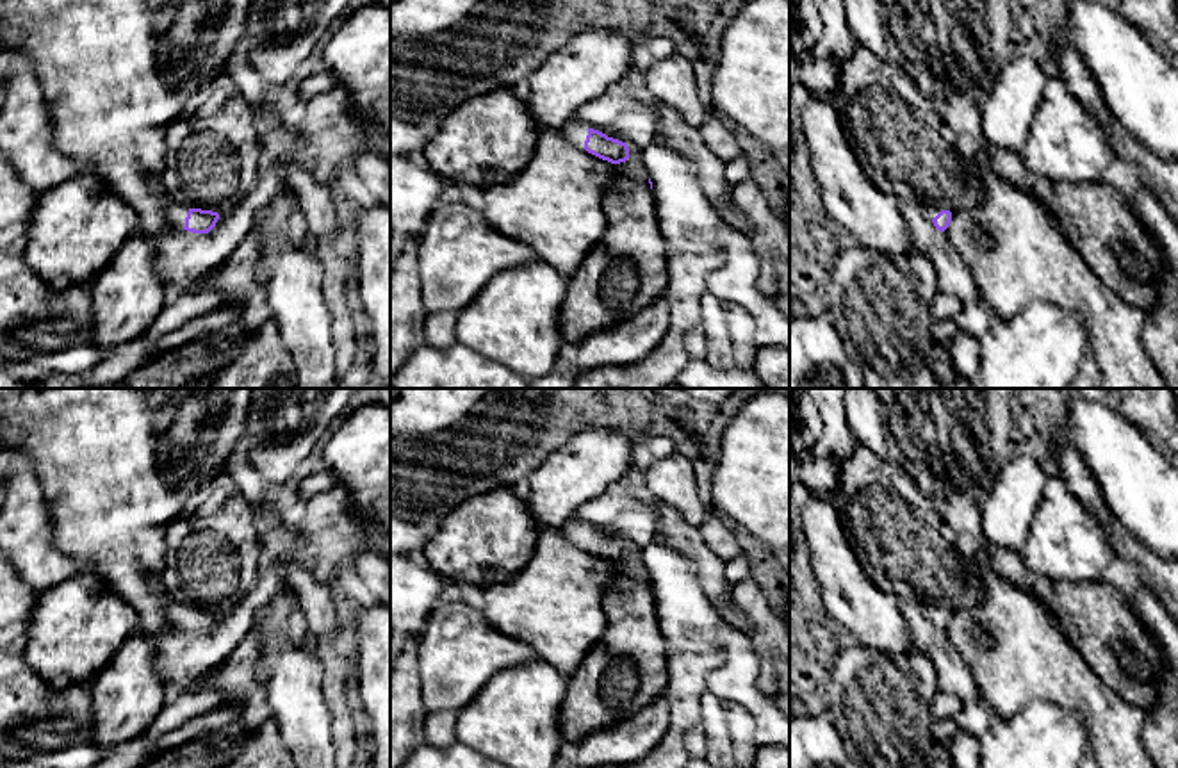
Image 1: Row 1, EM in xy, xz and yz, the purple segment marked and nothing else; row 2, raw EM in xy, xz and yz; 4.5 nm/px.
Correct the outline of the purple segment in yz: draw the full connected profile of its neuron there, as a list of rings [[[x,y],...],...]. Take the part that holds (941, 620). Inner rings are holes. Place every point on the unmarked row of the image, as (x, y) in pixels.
[[[921,604],[921,611],[934,622],[939,631],[945,631],[952,620],[952,611],[934,606],[934,604]]]

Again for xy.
[[[162,584],[157,590],[157,597],[168,609],[168,617],[178,627],[184,627],[187,631],[209,633],[219,618],[217,611],[201,609],[201,608],[187,608],[185,604],[176,602]]]

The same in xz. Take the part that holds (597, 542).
[[[572,515],[561,527],[556,529],[572,543],[585,547],[588,552],[620,563],[629,558],[629,547],[626,542],[608,536],[606,533],[588,527],[576,515]]]

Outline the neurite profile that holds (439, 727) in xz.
[[[428,713],[424,720],[424,741],[437,748],[449,748],[453,743],[456,743],[456,713]]]

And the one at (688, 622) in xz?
[[[650,542],[642,561],[652,581],[656,617],[668,652],[720,650],[722,666],[709,677],[709,693],[743,706],[754,723],[754,761],[763,747],[789,750],[789,718],[757,690],[761,659],[750,638],[729,627],[713,608],[691,560],[672,543]]]

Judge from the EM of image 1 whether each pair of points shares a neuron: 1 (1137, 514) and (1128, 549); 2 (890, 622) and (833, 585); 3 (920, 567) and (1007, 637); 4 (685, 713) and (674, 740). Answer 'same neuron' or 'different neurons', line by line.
1: different neurons
2: same neuron
3: different neurons
4: same neuron

